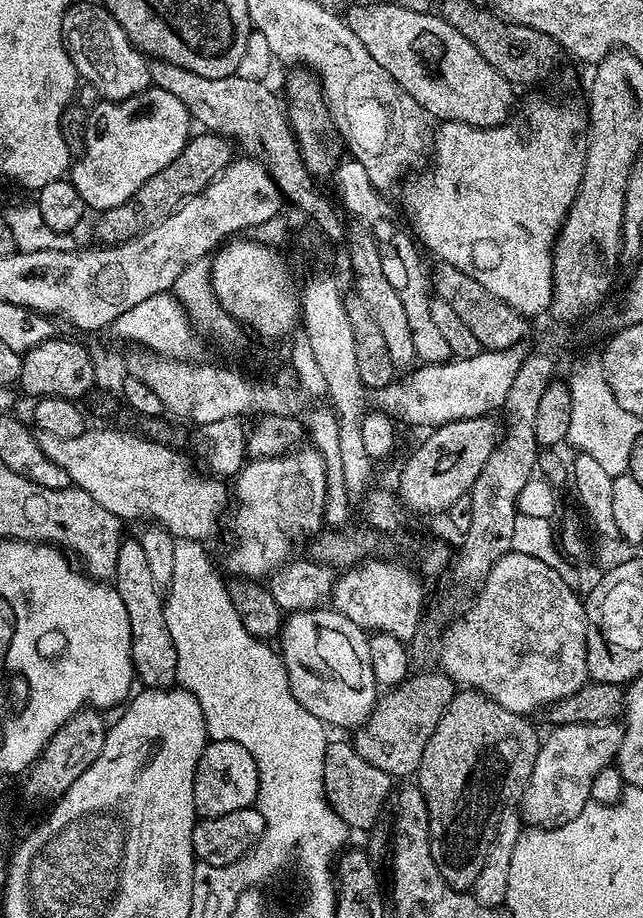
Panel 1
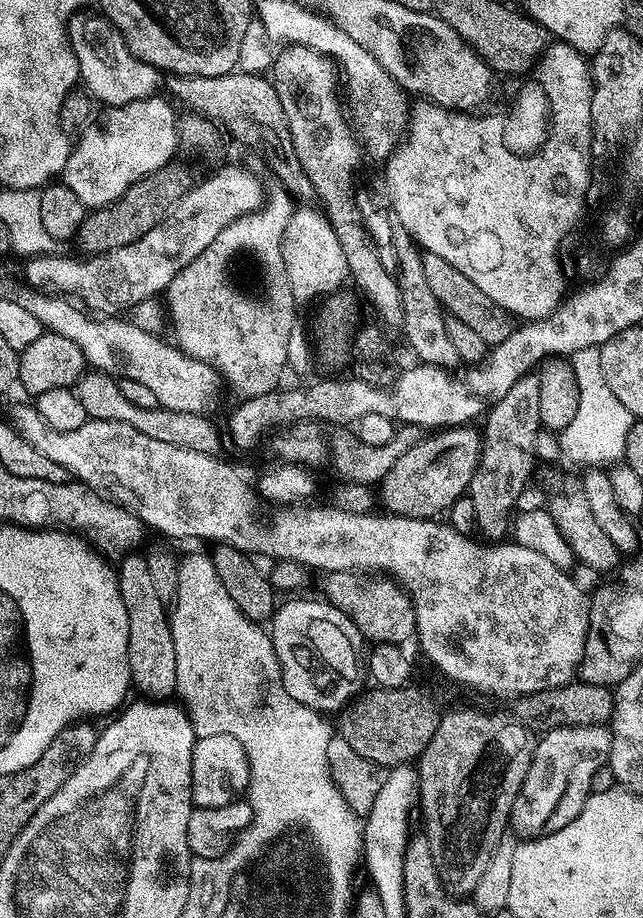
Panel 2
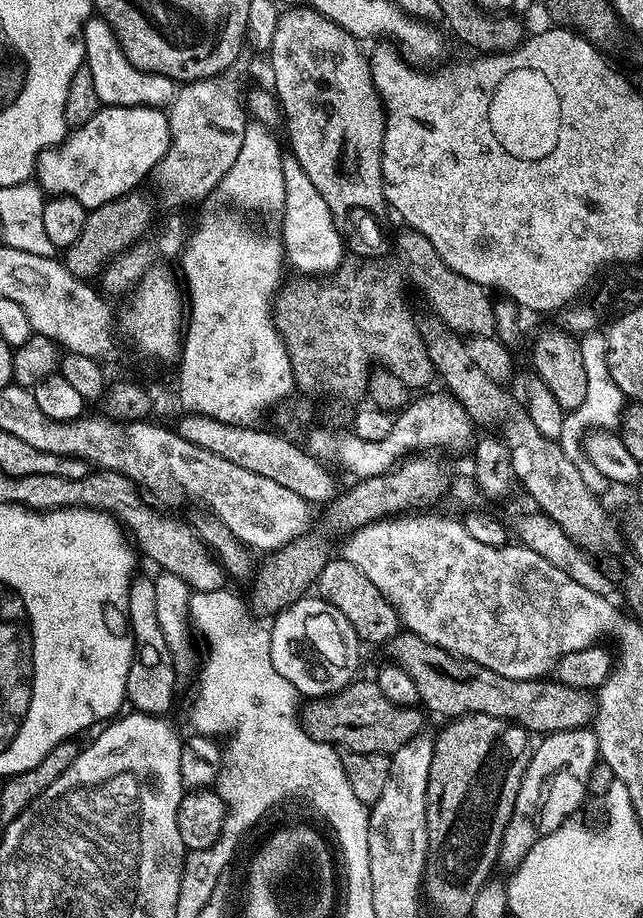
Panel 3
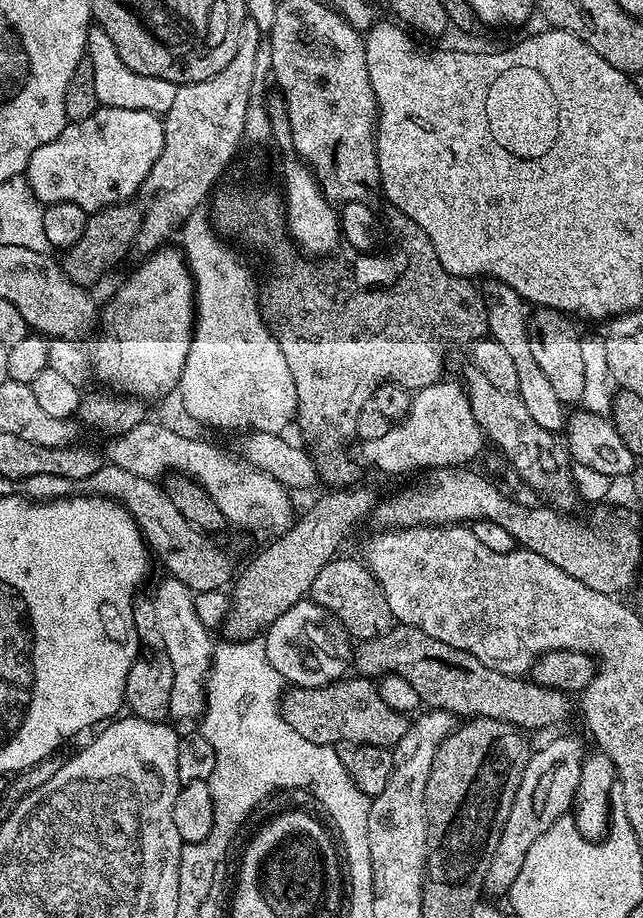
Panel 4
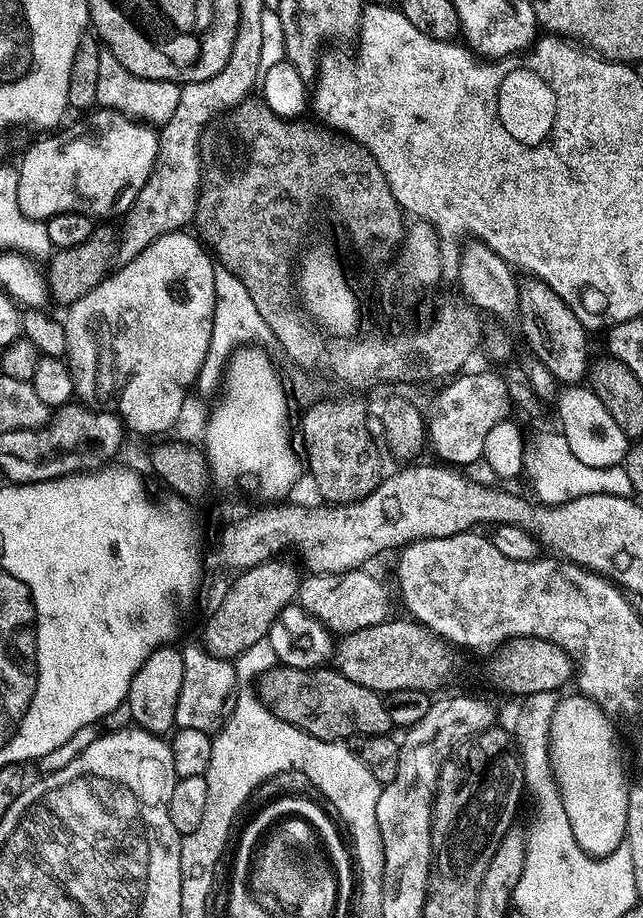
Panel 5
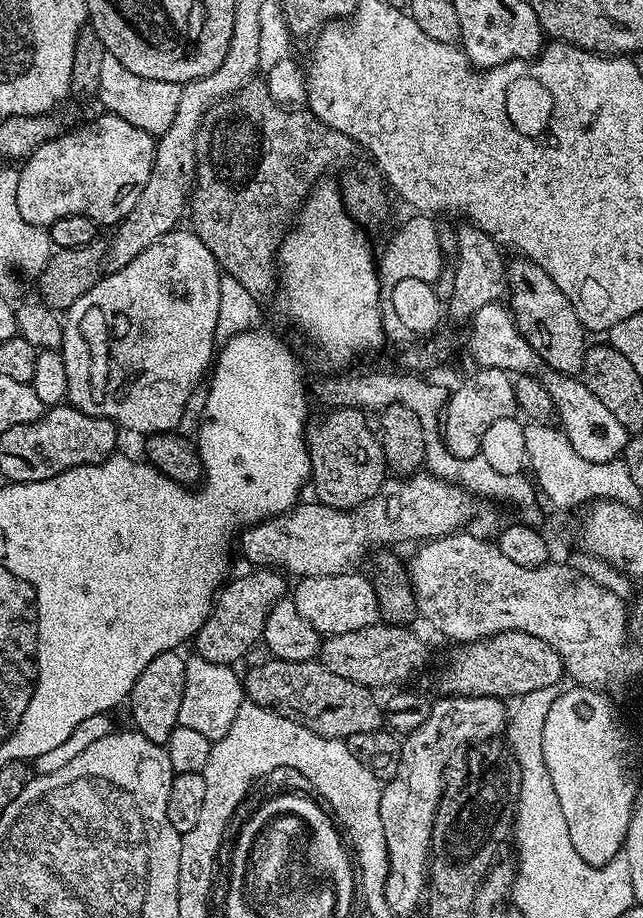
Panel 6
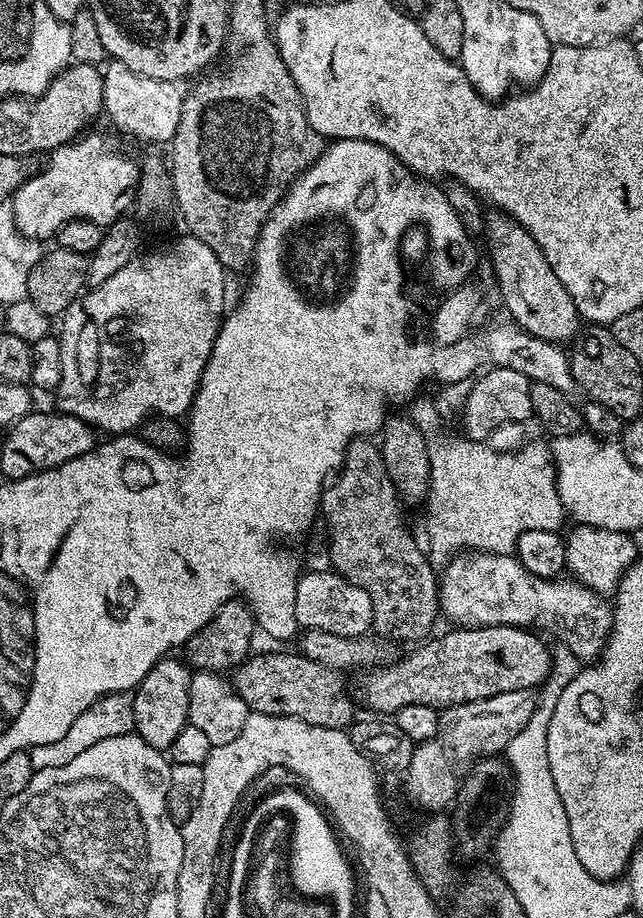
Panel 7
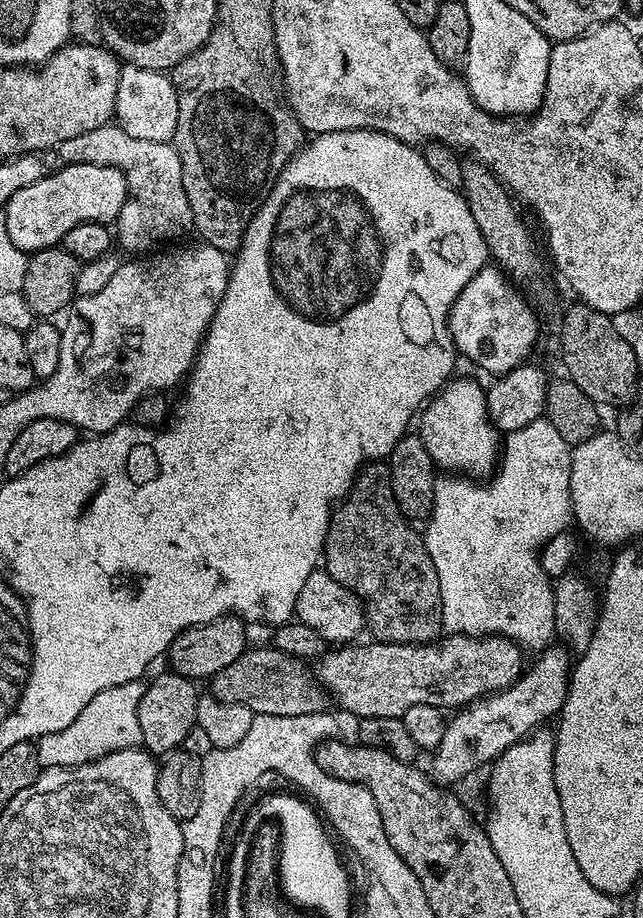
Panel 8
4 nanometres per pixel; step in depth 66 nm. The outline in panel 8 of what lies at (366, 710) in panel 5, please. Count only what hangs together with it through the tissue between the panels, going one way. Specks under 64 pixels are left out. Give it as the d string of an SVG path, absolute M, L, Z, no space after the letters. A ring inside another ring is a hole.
M274 646L249 647L237 660L210 678L210 695L222 703L246 706L257 716L309 716L325 711L326 693L313 669Z

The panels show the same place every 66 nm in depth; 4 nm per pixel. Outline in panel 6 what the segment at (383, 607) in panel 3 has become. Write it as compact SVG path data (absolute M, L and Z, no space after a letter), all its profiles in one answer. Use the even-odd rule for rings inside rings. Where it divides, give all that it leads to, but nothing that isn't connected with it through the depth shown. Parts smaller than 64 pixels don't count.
M356 570L329 576L302 576L295 583L296 589L293 592L291 589L290 599L298 614L302 614L302 618L306 618L306 622L310 622L310 626L314 626L321 637L350 634L350 630L362 630L381 619L380 599L375 583L359 576Z

